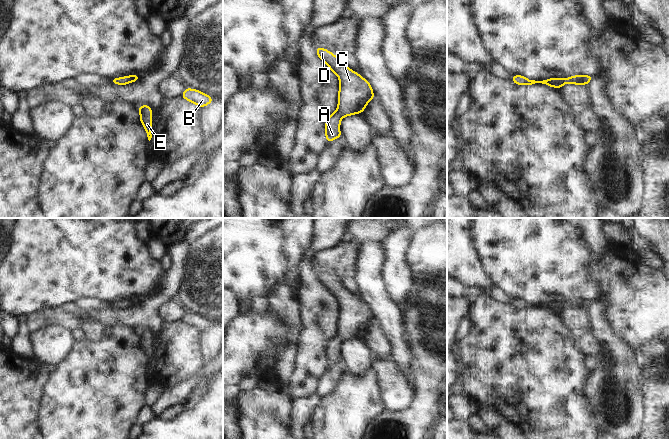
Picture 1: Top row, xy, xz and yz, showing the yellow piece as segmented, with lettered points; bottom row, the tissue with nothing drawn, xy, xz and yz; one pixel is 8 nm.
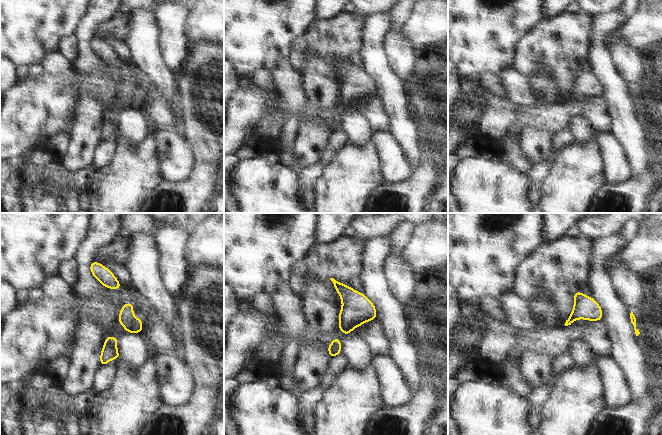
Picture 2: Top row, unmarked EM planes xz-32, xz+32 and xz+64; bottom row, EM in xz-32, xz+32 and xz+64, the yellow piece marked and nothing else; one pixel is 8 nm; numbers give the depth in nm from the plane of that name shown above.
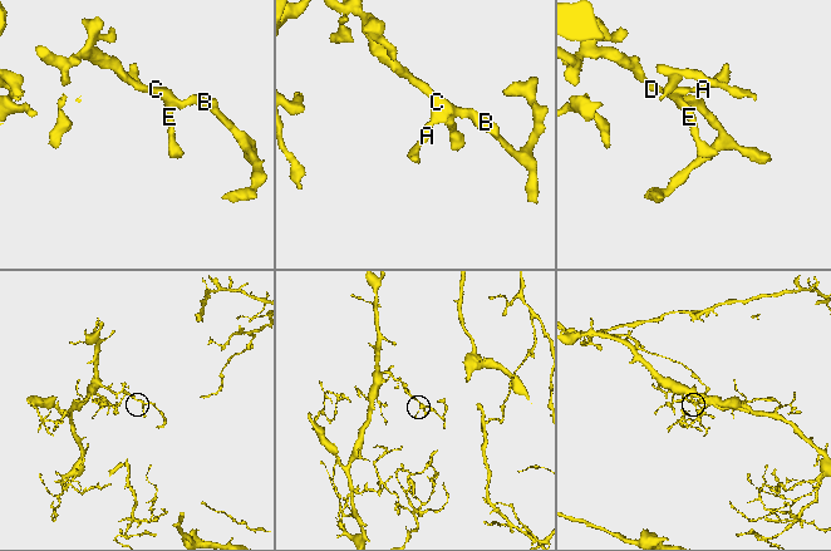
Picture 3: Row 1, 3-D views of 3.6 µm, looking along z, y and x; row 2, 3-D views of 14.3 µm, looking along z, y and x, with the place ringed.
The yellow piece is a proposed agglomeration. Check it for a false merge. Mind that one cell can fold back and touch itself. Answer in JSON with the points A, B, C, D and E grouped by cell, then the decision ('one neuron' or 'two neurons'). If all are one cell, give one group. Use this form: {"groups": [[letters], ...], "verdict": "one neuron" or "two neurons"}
{"groups": [["A", "B", "C", "D", "E"]], "verdict": "one neuron"}

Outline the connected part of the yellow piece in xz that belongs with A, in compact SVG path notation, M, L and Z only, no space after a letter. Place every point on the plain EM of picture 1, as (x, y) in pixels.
M316 271L317 280L339 301L337 335L327 343L324 351L326 365L343 361L340 357L340 346L344 340L361 338L374 317L370 307L360 298L349 293L337 280L327 273Z

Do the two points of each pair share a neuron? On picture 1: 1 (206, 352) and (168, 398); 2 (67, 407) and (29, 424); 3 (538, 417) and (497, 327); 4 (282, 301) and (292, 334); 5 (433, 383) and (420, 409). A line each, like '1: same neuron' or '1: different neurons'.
1: different neurons
2: different neurons
3: same neuron
4: same neuron
5: same neuron

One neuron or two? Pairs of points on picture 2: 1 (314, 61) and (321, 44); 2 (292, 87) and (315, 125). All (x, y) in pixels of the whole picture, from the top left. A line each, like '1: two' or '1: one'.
1: two
2: two

